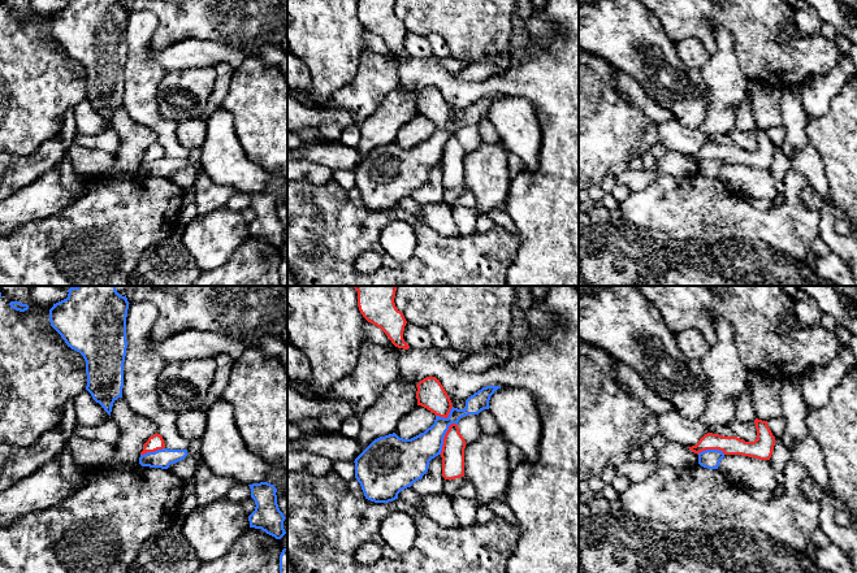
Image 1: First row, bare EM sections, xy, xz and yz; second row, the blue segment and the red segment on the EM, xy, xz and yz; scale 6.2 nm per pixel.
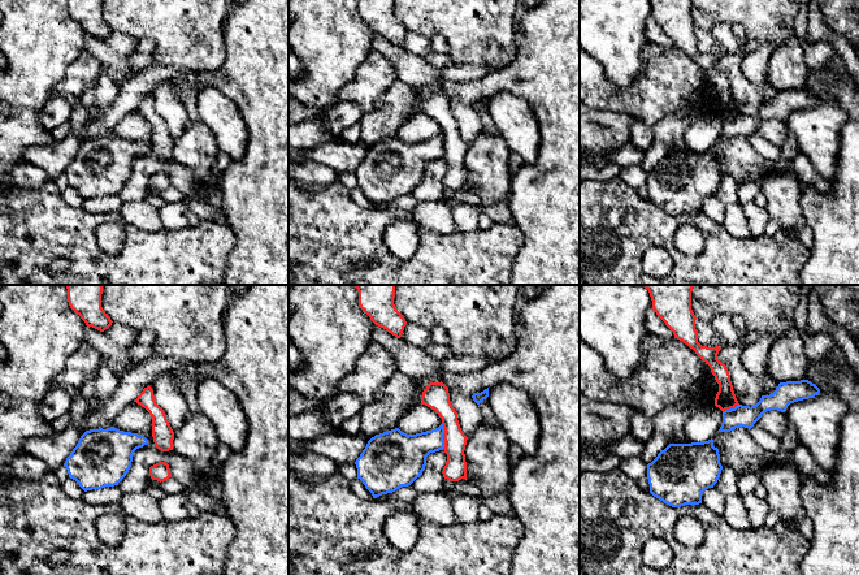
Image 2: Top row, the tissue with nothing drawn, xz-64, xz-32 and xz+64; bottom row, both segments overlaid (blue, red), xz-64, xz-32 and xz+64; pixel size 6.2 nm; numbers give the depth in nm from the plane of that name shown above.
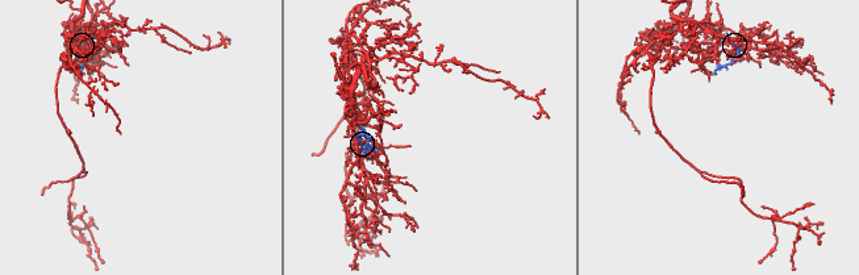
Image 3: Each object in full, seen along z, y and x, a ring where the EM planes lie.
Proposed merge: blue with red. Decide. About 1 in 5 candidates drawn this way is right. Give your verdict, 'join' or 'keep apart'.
keep apart

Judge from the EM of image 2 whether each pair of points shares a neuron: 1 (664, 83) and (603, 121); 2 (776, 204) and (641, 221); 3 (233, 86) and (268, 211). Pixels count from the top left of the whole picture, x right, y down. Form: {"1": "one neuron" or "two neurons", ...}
{"1": "two neurons", "2": "two neurons", "3": "one neuron"}

